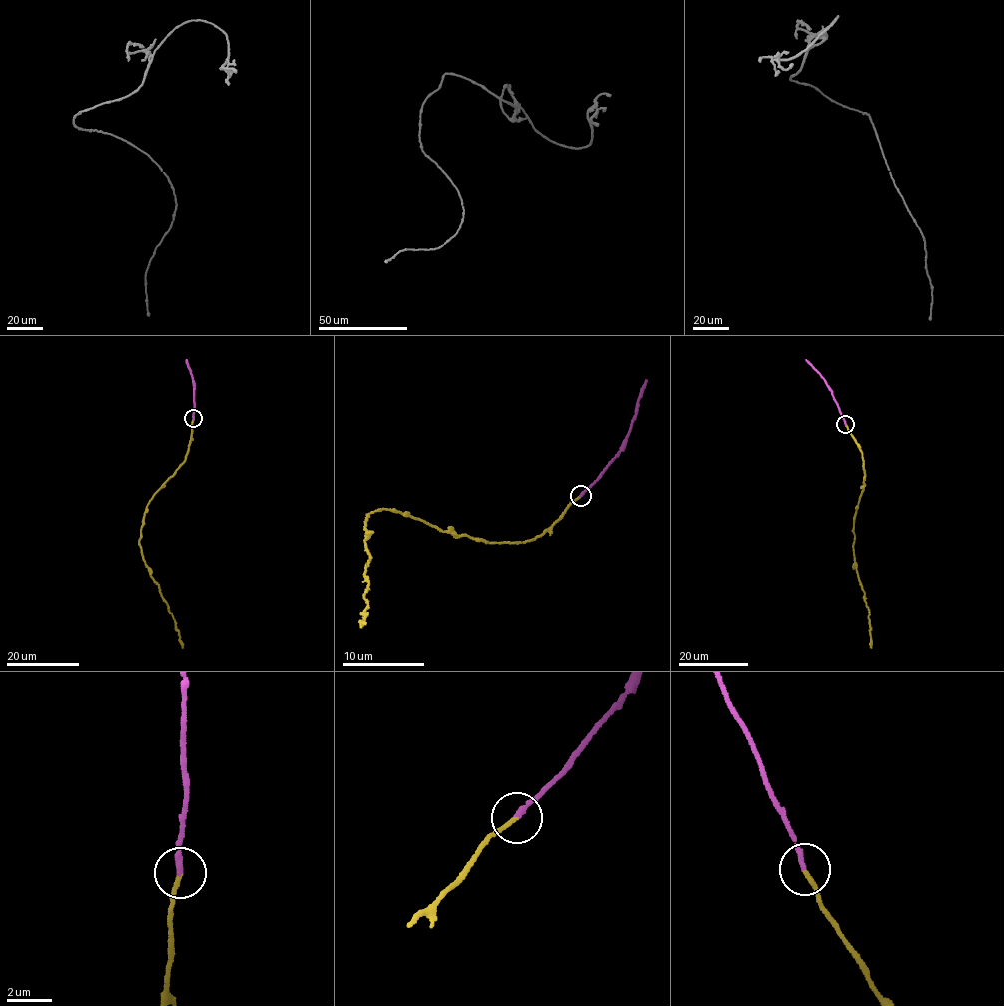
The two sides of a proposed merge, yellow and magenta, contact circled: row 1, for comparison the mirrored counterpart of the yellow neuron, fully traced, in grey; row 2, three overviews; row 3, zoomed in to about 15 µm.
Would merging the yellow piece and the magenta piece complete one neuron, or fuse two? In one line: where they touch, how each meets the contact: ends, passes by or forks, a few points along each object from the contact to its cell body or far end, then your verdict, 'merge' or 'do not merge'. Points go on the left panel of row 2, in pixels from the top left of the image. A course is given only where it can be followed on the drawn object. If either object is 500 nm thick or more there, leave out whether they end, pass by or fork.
place (193, 418); yellow ends; magenta ends; course yellow (193, 418), (184, 462), (147, 505), (139, 541), (144, 564), (175, 620), (182, 648); course magenta (193, 418), (194, 385), (186, 359); merge

